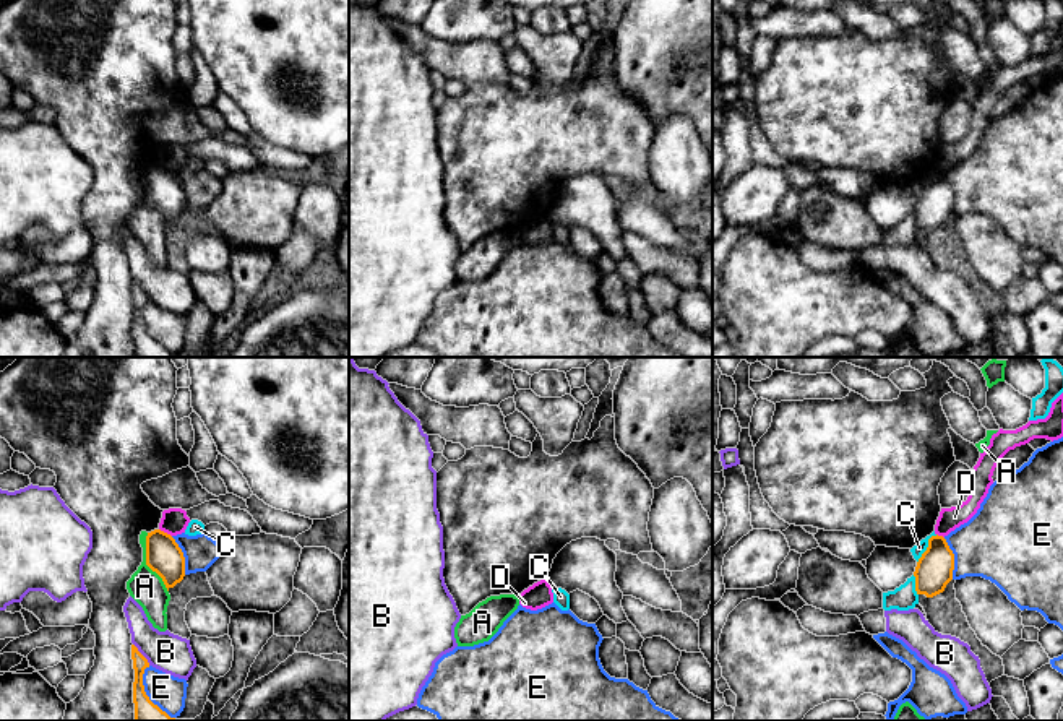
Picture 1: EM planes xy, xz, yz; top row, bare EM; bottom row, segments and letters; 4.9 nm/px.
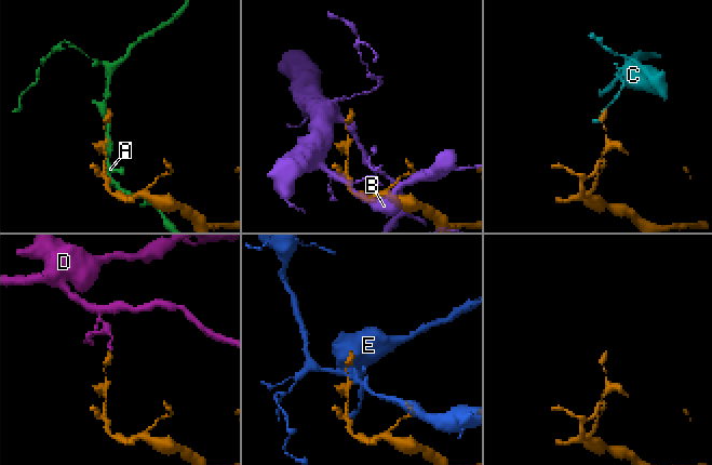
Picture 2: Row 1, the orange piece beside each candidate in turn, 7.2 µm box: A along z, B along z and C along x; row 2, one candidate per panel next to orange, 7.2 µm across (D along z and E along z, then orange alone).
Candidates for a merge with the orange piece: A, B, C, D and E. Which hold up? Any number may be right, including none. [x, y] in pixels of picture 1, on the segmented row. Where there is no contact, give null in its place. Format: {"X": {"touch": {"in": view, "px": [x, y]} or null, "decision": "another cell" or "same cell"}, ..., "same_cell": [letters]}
{"A": {"touch": {"in": "xy", "px": [146, 562]}, "decision": "another cell"}, "B": {"touch": {"in": "xy", "px": [142, 655]}, "decision": "another cell"}, "C": {"touch": {"in": "yz", "px": [927, 548]}, "decision": "another cell"}, "D": {"touch": {"in": "xy", "px": [166, 533]}, "decision": "another cell"}, "E": {"touch": {"in": "xy", "px": [146, 695]}, "decision": "another cell"}, "same_cell": []}

